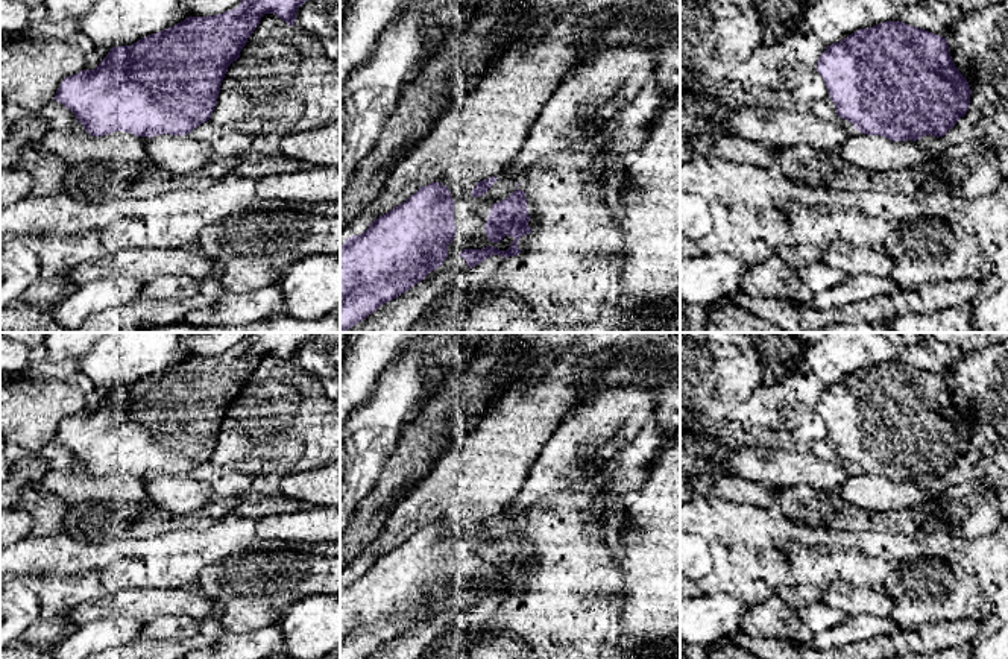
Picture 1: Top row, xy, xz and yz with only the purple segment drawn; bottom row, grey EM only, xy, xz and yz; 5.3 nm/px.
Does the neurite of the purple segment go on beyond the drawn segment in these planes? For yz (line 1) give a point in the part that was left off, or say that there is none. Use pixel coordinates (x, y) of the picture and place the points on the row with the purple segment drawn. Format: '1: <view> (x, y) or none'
1: none

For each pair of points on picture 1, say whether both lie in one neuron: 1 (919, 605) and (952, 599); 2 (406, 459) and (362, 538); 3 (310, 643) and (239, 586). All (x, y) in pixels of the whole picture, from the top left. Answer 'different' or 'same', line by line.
1: same
2: same
3: different

